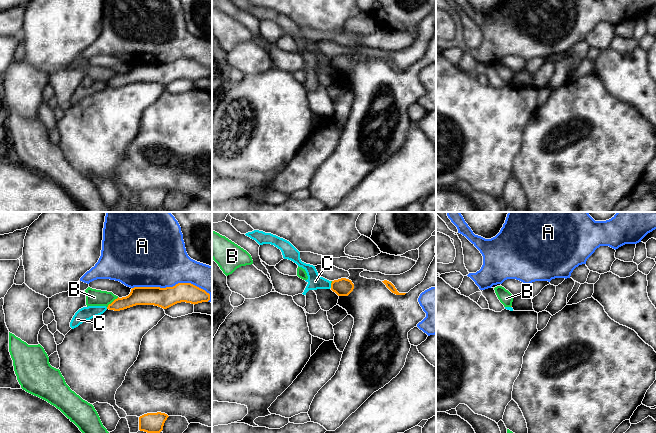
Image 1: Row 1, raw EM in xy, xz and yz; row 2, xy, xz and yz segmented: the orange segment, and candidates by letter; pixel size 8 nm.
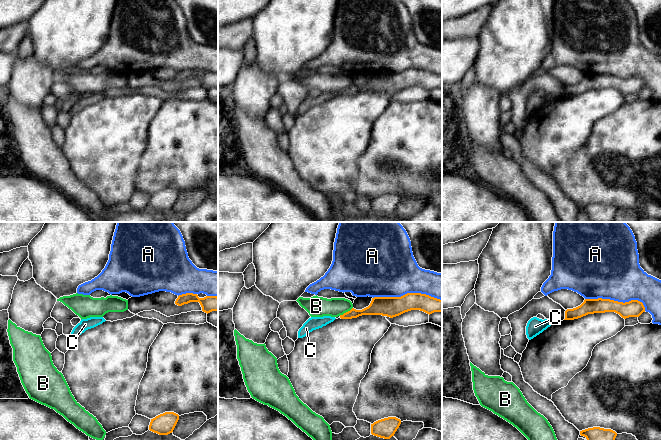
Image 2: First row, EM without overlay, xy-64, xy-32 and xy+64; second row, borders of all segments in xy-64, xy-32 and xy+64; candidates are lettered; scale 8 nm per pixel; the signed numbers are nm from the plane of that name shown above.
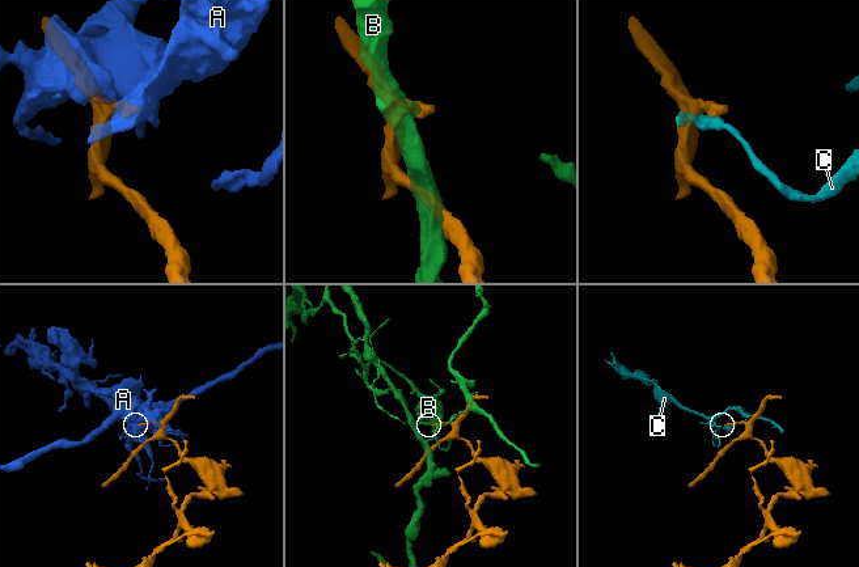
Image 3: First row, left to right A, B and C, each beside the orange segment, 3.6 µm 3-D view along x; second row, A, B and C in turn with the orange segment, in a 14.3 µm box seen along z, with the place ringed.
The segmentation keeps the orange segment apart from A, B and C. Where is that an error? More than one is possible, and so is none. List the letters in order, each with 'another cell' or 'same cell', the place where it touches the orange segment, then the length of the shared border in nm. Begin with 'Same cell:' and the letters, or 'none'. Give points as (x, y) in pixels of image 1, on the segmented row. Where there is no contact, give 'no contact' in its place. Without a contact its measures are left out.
Same cell: none
A: another cell | xy (173, 286) | 650 nm
B: another cell | xy (113, 301) | 130 nm
C: another cell | xz (331, 285) | 40 nm

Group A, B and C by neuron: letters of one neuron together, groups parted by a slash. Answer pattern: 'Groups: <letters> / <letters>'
Groups: A / B / C

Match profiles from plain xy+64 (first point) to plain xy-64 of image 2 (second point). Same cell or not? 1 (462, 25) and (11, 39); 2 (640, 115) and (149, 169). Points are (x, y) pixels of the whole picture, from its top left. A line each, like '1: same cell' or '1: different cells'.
1: same cell
2: same cell

